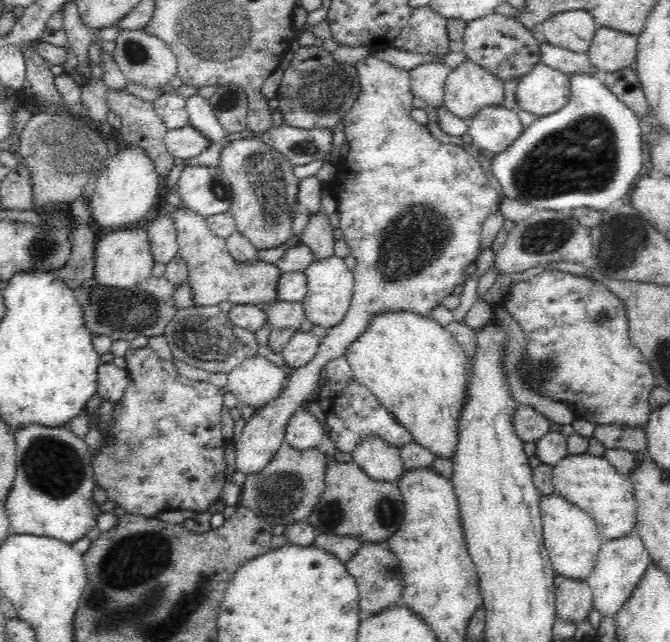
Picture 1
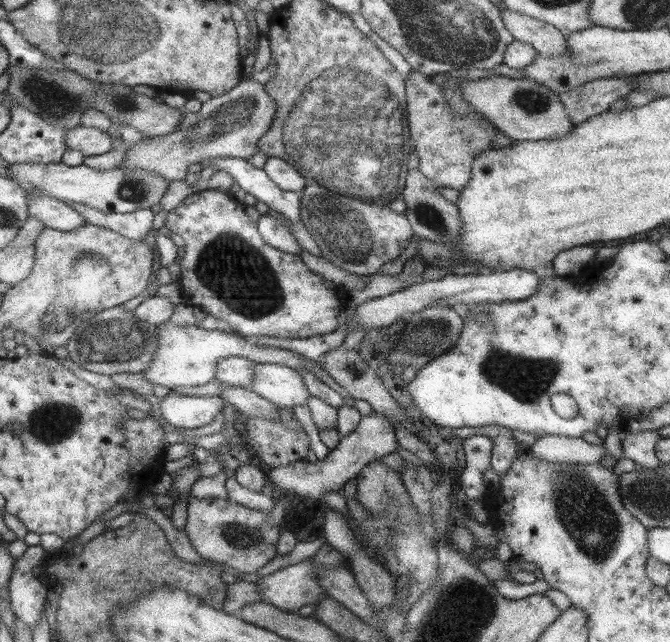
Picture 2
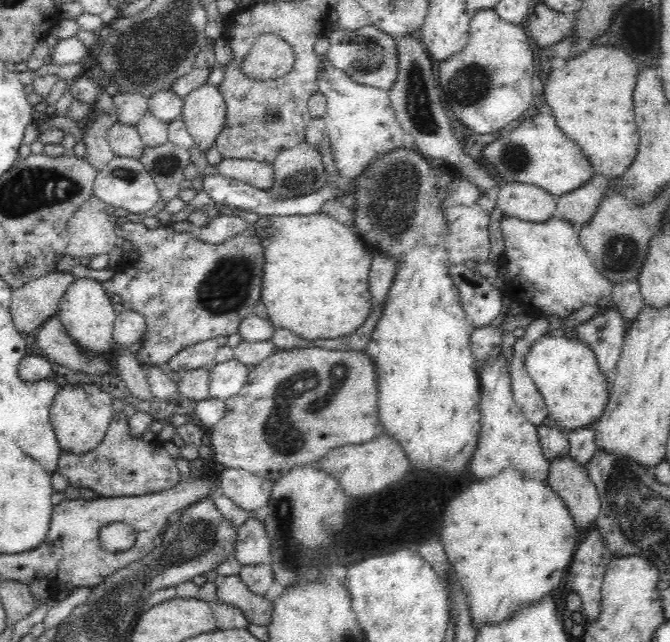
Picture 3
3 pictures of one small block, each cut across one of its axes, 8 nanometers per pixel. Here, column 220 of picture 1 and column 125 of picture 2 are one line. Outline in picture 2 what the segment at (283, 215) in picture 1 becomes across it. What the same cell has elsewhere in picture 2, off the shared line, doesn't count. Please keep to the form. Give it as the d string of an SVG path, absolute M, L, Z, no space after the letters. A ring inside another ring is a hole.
M242 79L239 83L224 94L210 98L202 103L198 112L184 111L177 127L167 135L155 136L147 141L130 146L126 151L121 169L124 171L148 171L158 174L166 181L185 180L191 164L196 164L205 158L220 158L221 156L234 156L249 159L256 154L258 139L270 128L276 112L275 102L264 90L264 85L254 79Z

